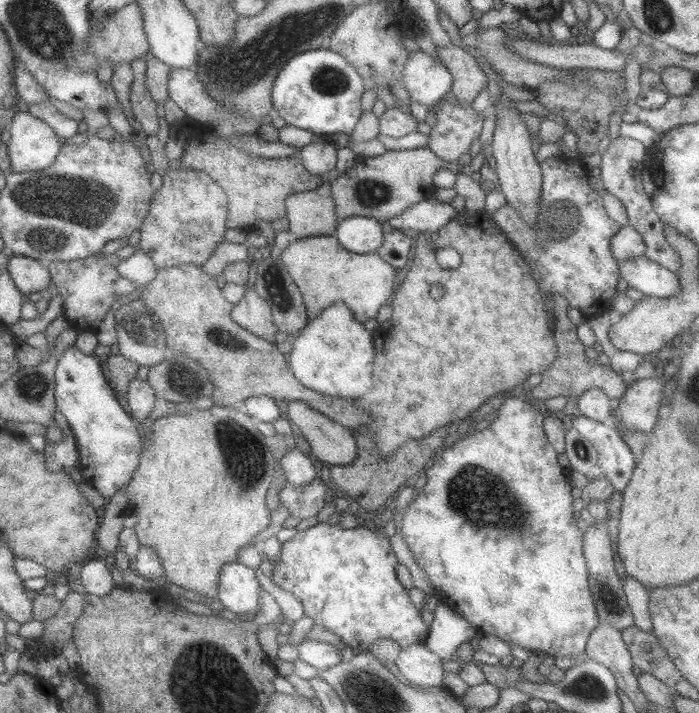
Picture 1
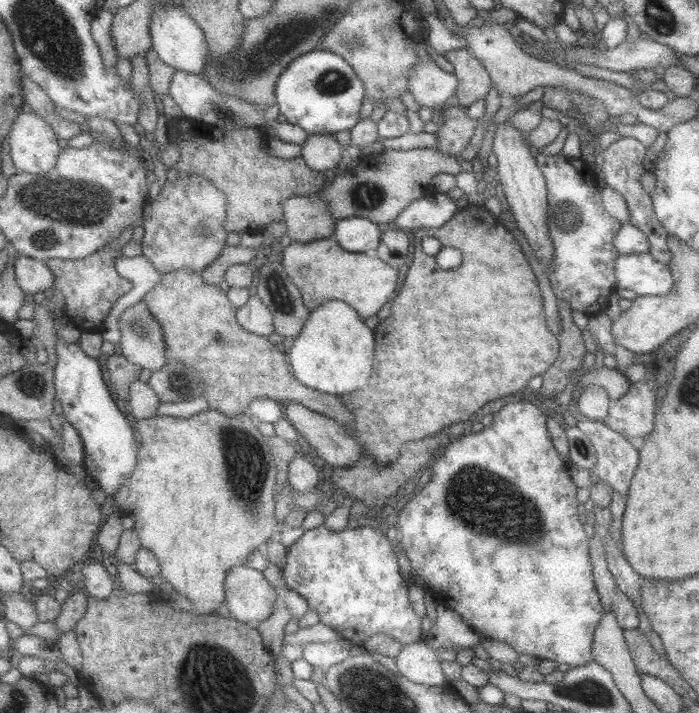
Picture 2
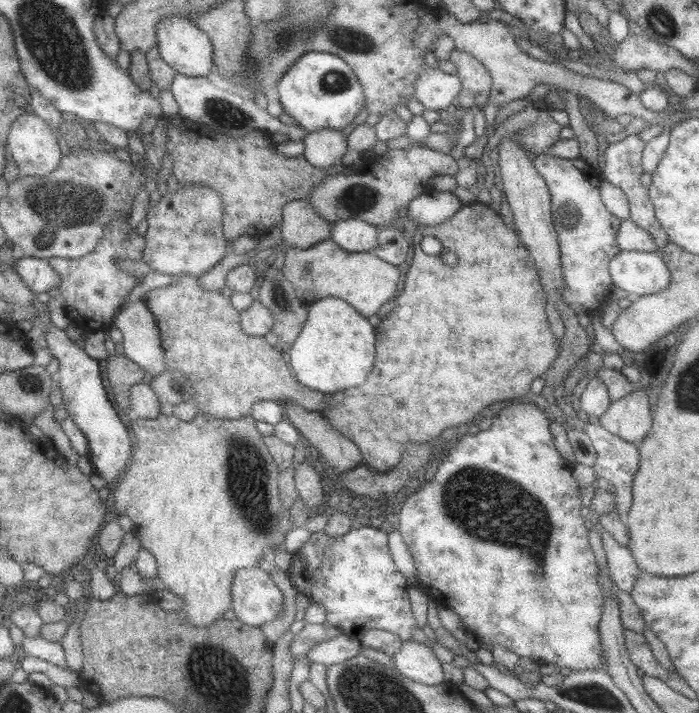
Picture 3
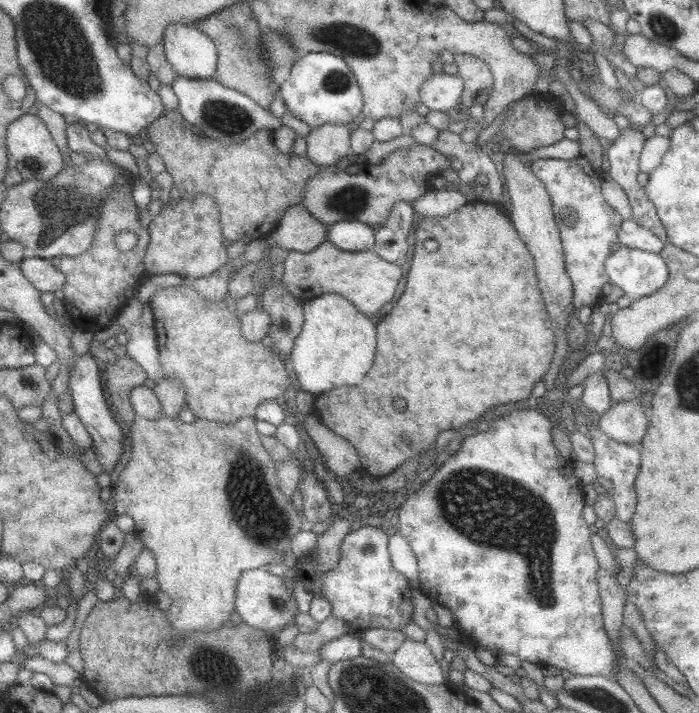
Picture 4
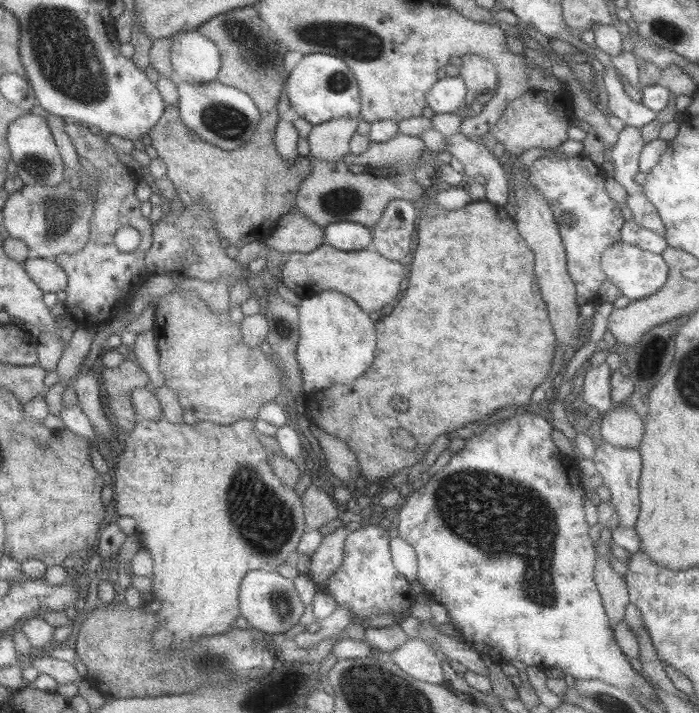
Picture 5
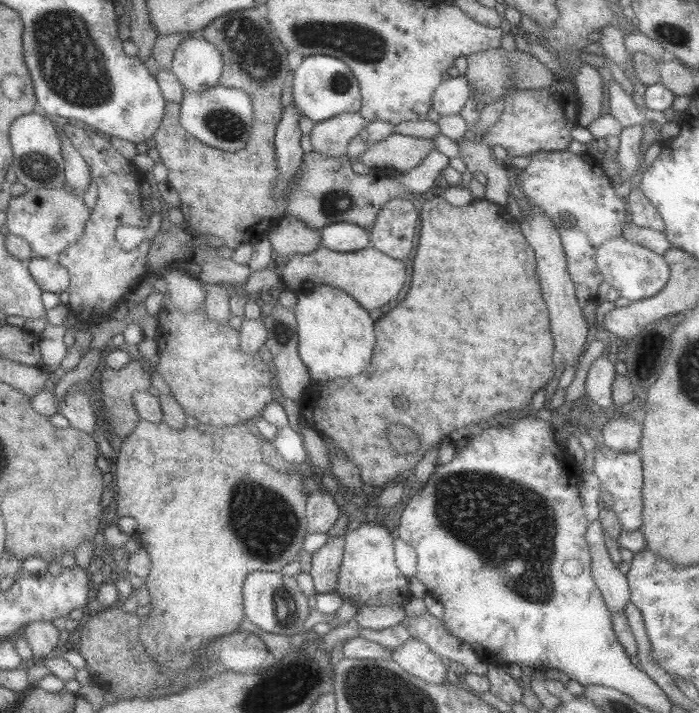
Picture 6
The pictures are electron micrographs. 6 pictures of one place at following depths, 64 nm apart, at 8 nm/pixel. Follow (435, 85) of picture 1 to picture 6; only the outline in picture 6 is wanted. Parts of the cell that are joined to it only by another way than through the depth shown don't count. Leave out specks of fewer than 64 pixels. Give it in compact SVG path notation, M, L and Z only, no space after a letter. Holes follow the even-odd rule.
M465 75L450 77L437 86L432 107L440 115L458 115L470 97L471 86Z

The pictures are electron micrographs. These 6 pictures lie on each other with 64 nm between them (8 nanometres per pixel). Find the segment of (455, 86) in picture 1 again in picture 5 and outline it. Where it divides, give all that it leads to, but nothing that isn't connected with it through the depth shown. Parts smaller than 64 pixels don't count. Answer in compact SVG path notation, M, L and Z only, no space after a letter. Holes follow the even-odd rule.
M470 53L462 55L460 60L459 76L466 85L465 103L485 105L497 89L498 75L494 63L489 58Z

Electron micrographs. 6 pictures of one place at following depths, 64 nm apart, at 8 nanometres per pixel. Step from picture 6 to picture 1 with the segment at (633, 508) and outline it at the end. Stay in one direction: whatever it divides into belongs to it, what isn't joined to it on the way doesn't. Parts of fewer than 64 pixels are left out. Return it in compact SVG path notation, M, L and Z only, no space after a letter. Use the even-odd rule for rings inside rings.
M582 414L570 418L568 424L593 442L593 447L599 454L597 471L614 485L615 491L623 493L632 478L636 464L631 448L628 448L614 426Z

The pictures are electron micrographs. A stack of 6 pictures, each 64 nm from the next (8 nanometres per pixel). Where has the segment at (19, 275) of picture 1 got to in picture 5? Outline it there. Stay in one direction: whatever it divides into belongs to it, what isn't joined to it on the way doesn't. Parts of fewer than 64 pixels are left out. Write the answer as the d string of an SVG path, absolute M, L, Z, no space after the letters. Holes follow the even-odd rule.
M54 258L28 259L26 262L29 273L46 292L68 291L70 275Z

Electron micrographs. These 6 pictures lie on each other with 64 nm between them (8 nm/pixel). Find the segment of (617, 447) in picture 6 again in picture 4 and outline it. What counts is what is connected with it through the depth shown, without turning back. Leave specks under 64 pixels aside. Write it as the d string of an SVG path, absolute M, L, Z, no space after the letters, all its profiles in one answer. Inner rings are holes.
M633 396L614 403L601 415L599 427L610 440L639 447L648 431L648 422L648 409L642 406L641 400Z

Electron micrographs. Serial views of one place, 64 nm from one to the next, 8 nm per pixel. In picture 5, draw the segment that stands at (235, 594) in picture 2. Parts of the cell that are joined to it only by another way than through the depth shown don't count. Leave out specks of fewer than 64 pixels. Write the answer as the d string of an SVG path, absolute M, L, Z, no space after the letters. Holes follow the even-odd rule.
M253 570L246 575L241 588L242 615L253 627L268 634L280 634L292 630L296 624L301 624L306 612L306 604L296 588L294 579L286 578L278 571Z

